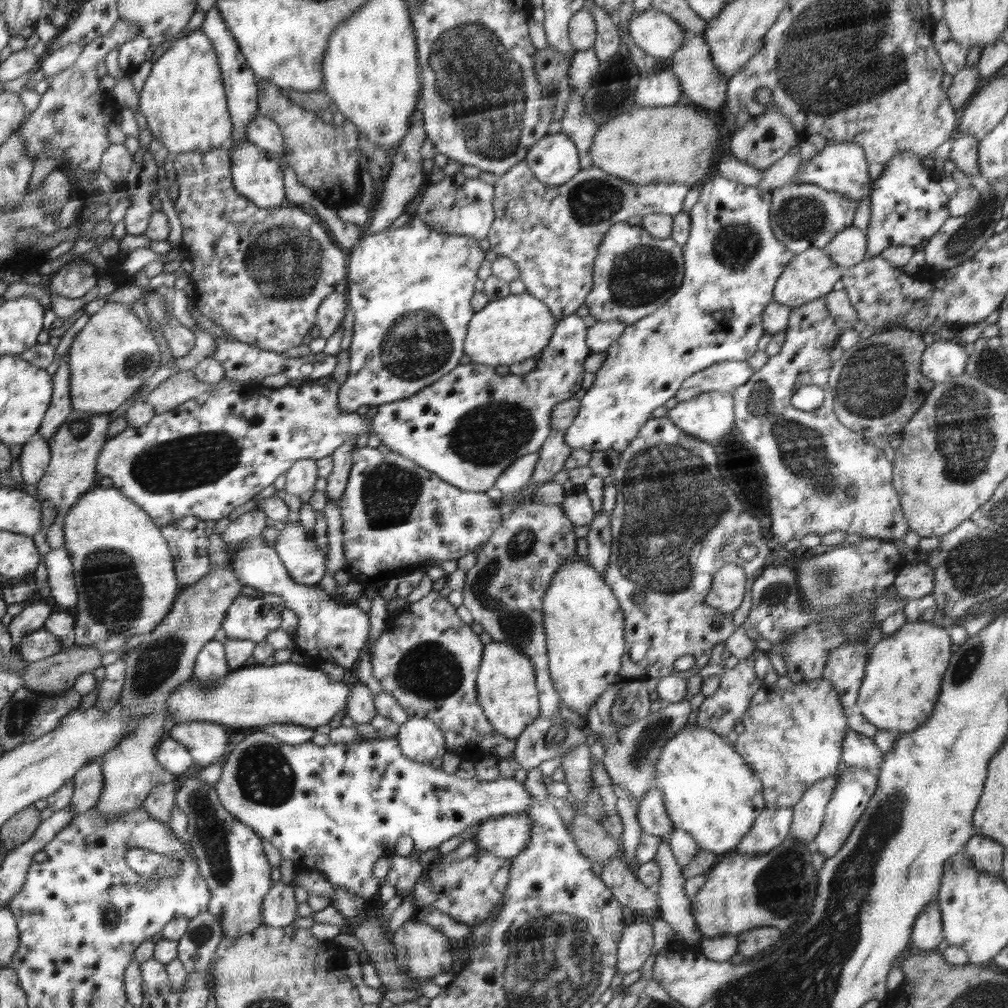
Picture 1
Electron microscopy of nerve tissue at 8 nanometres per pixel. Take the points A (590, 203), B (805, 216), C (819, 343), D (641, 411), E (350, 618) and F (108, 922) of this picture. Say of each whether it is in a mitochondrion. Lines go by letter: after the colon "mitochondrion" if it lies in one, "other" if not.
A: mitochondrion
B: mitochondrion
C: other
D: other
E: other
F: mitochondrion

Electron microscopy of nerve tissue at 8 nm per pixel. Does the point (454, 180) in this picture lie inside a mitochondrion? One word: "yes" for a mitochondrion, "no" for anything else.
no

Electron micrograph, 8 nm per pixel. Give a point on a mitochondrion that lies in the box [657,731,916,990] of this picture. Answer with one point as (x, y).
(783, 884)

